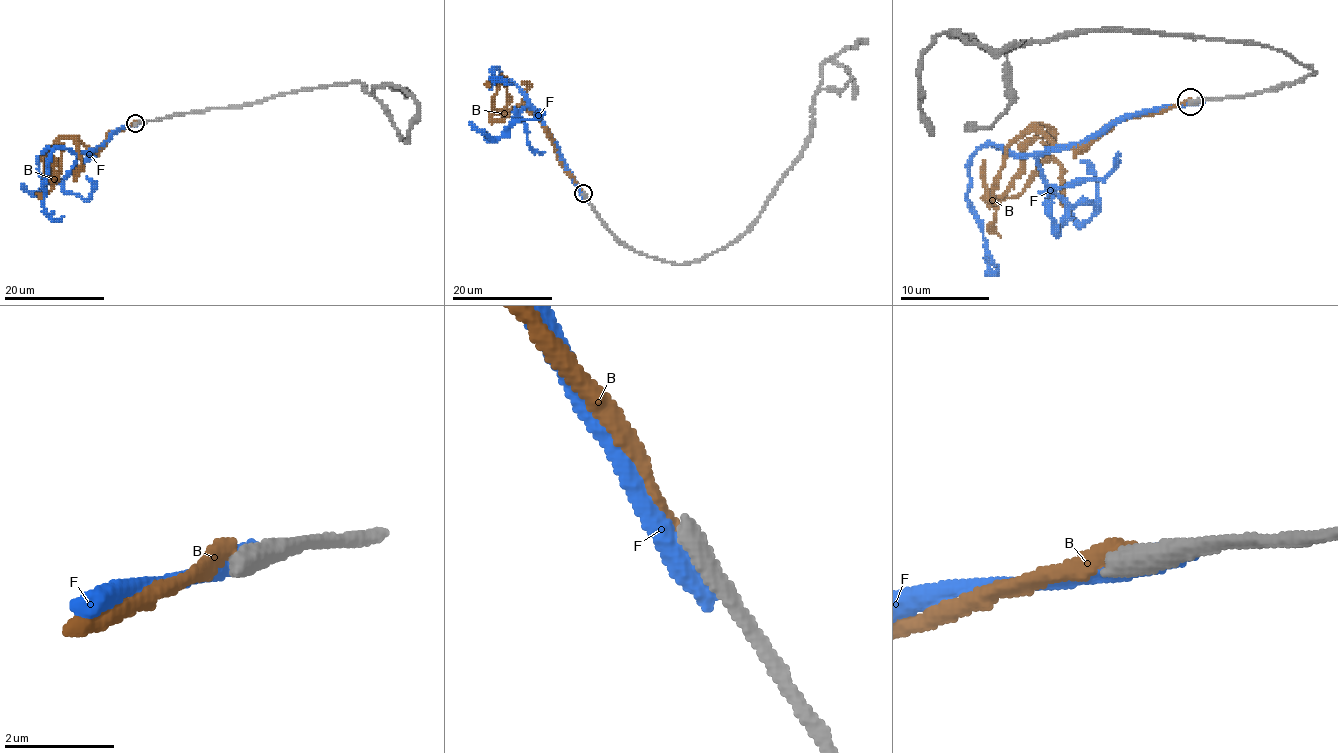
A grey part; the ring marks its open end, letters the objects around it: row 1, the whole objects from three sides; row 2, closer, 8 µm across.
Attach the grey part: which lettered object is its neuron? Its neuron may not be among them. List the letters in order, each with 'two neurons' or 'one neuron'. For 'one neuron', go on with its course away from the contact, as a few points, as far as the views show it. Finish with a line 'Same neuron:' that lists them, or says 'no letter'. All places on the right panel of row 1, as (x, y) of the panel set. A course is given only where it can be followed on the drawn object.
B: two neurons
F: two neurons
Same neuron: no letter

